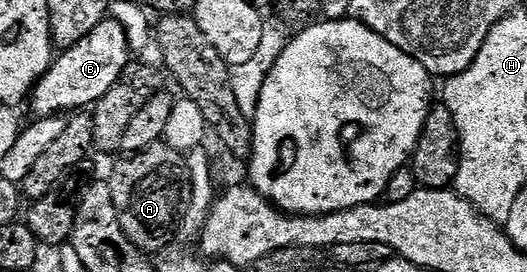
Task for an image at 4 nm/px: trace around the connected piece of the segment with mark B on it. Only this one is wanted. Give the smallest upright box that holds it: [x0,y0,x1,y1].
[28,18,132,117]

